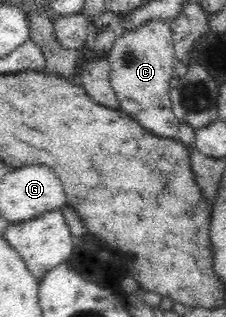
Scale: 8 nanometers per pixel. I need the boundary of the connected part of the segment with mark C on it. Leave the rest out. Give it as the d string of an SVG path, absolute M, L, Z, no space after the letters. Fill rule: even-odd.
M151 18L116 37L111 49L105 54L120 109L131 115L148 132L169 138L177 138L180 124L170 103L169 81L175 75L173 65L176 61L173 39L173 28L169 22Z

